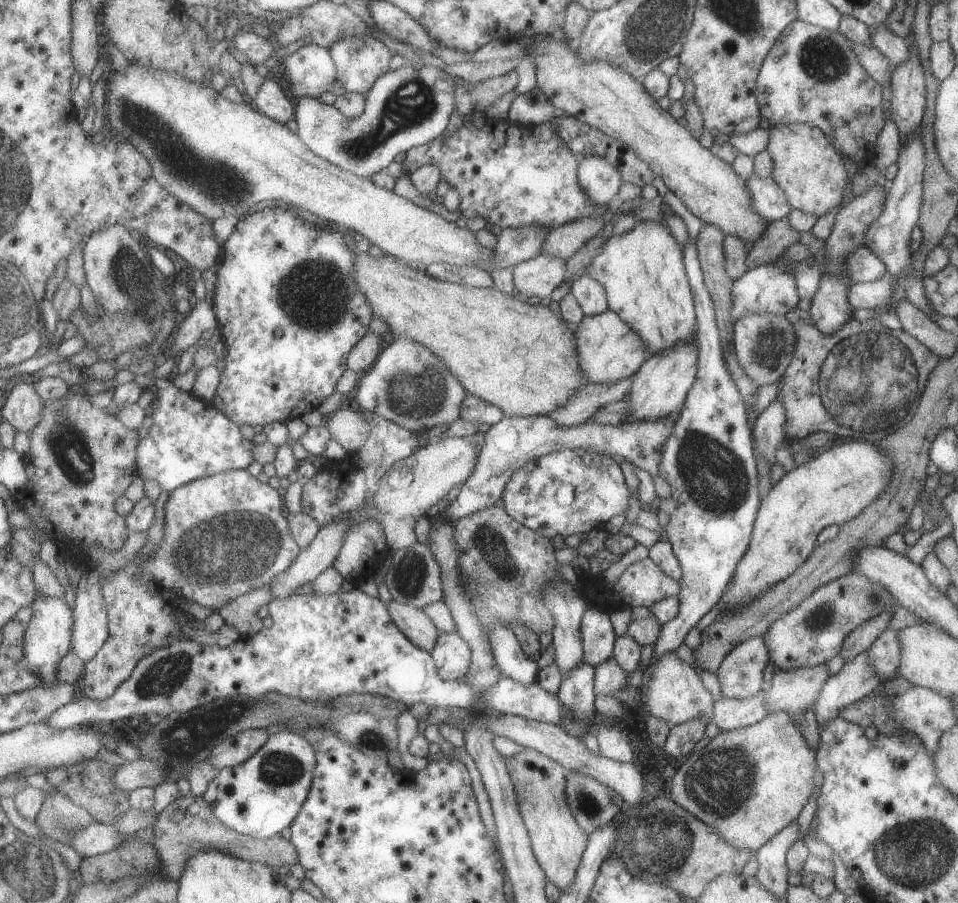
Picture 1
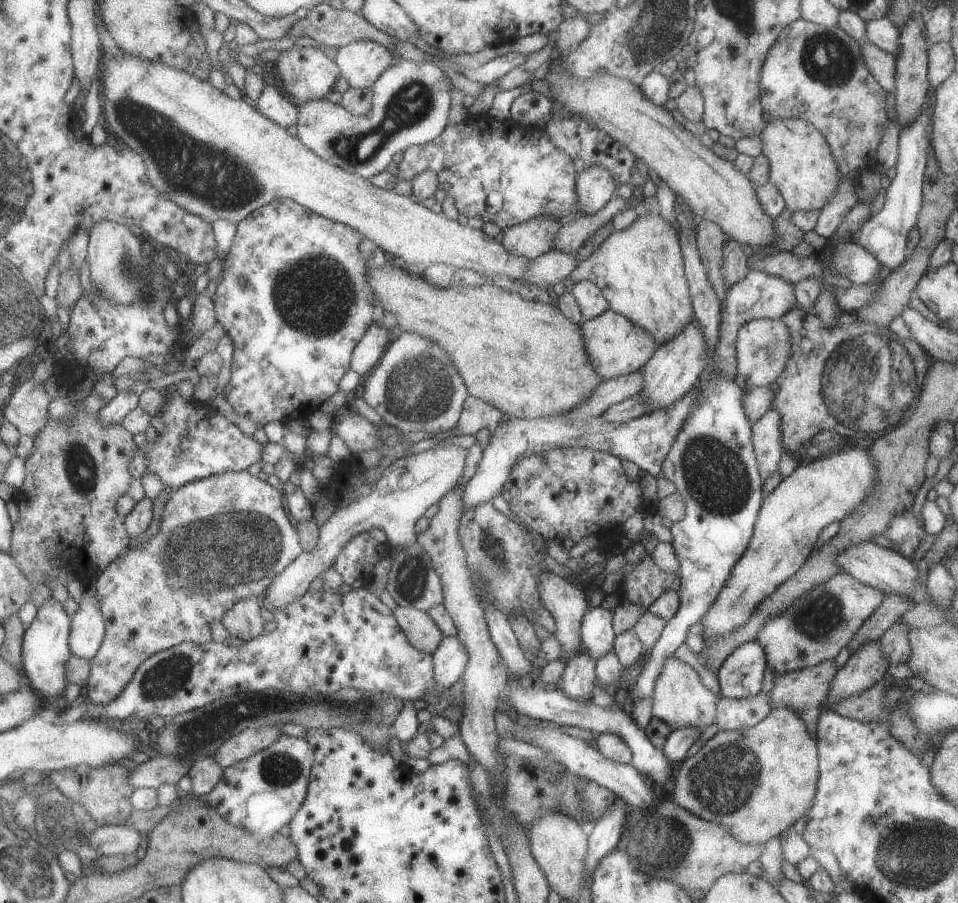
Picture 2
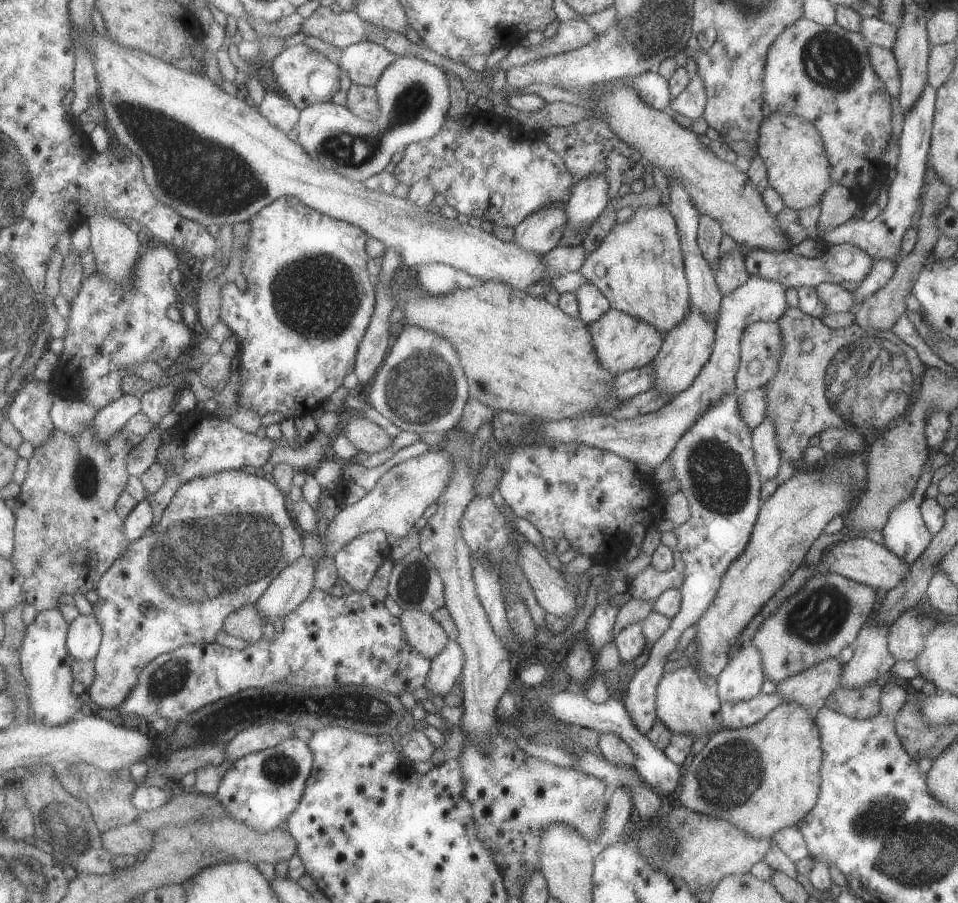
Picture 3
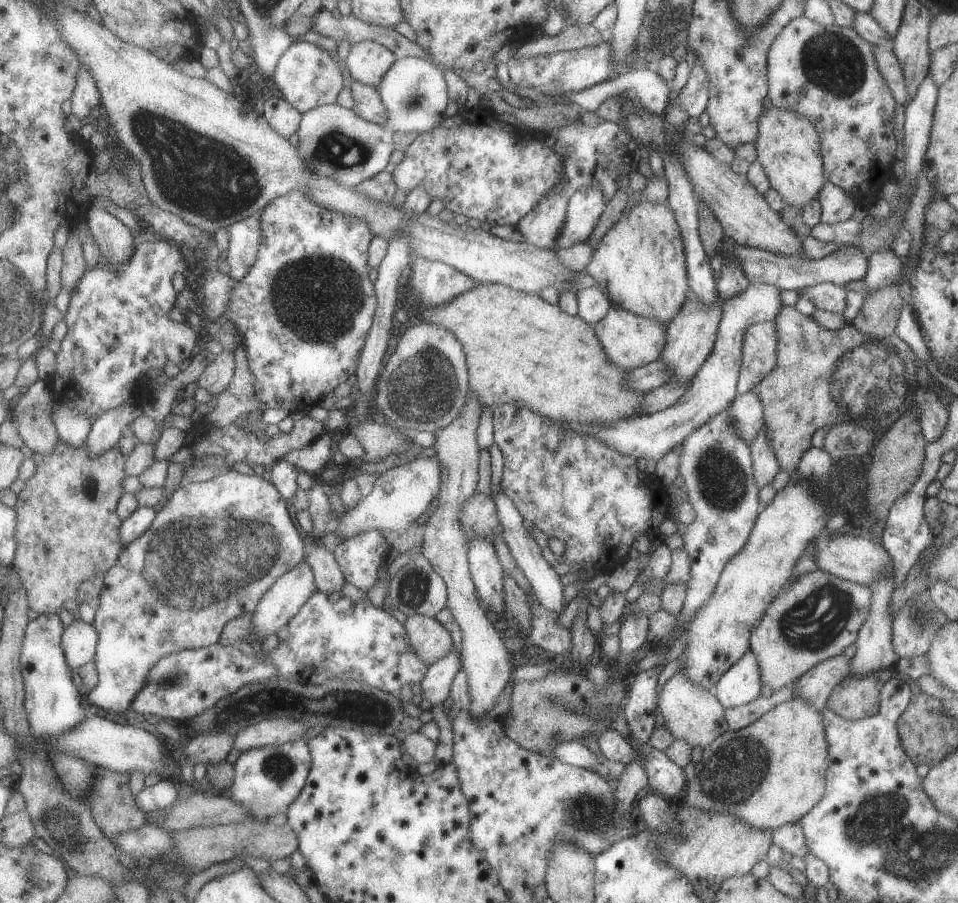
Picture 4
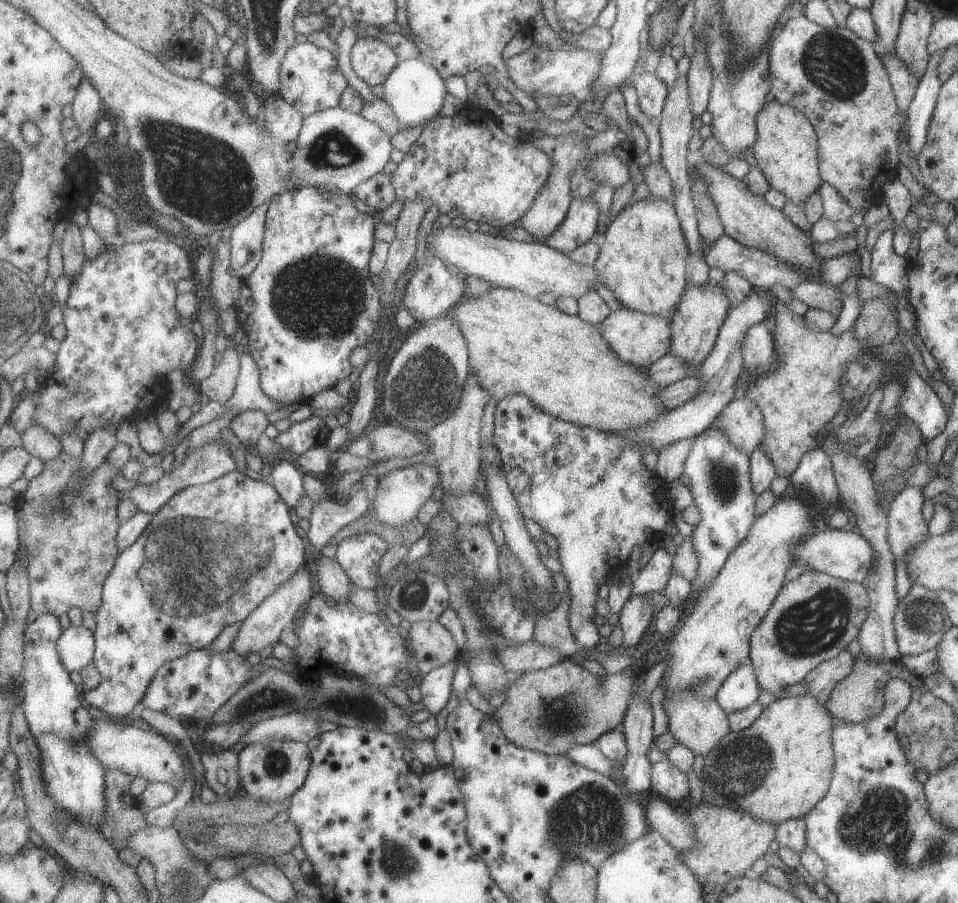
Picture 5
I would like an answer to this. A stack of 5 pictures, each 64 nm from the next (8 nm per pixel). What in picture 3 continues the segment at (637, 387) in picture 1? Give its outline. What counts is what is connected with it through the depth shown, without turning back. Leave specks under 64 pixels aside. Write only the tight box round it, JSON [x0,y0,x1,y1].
[651,309,715,397]

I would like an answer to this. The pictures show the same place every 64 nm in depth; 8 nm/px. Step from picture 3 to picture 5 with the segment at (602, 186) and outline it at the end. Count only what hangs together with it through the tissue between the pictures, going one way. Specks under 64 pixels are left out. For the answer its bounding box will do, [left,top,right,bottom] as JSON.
[545,198,599,254]

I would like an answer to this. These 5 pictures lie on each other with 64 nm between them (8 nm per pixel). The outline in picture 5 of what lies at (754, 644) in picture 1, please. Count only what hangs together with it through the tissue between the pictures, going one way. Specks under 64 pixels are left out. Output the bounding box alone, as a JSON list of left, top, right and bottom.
[714,661,759,714]

